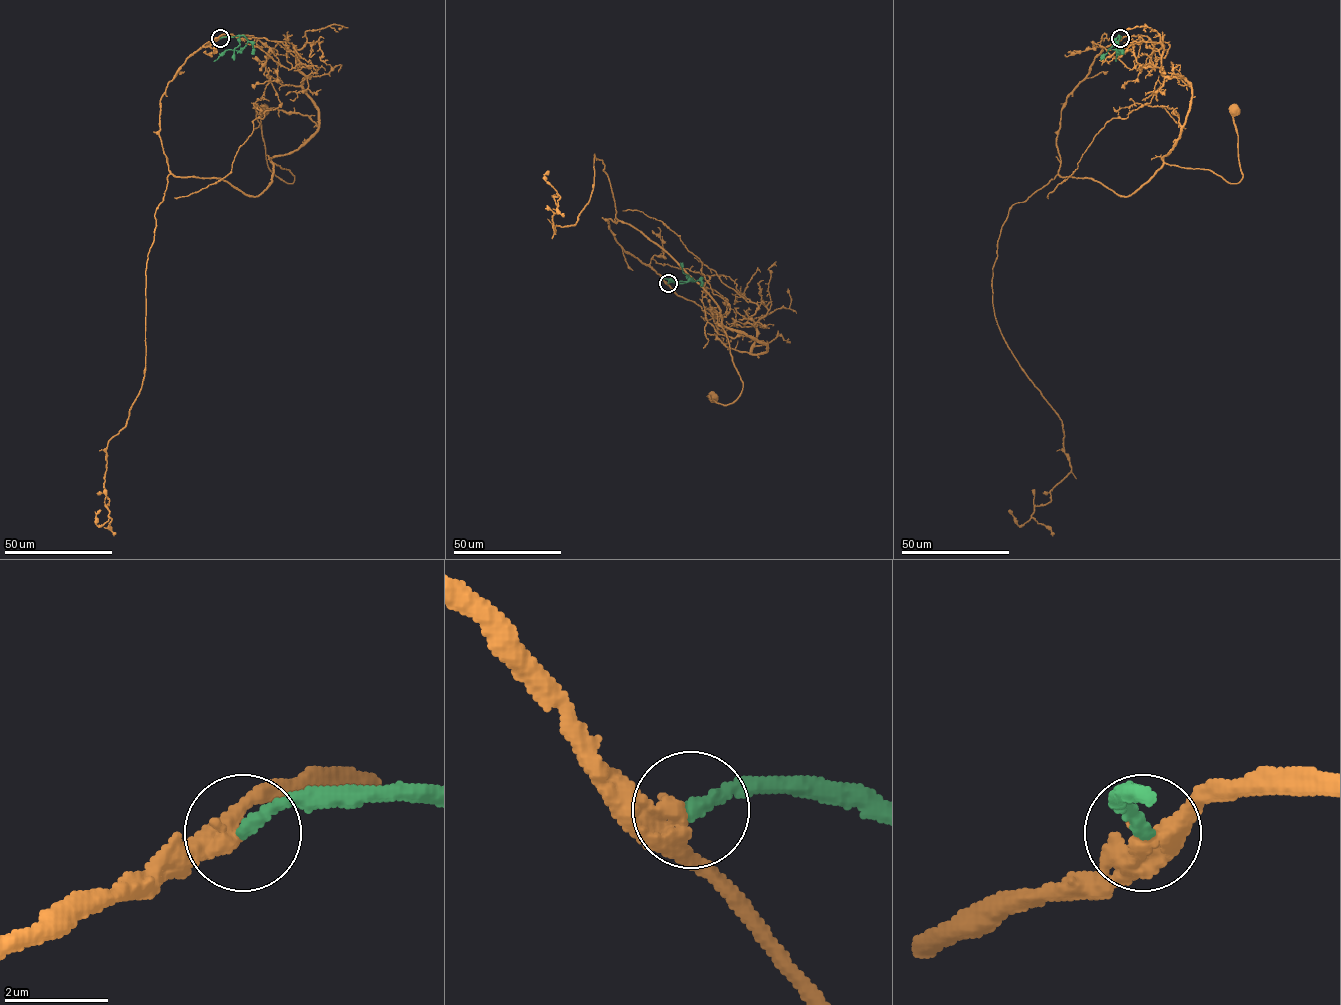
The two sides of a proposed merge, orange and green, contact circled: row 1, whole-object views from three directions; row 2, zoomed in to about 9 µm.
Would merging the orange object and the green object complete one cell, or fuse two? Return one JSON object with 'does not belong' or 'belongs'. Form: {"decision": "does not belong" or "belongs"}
{"decision": "belongs"}

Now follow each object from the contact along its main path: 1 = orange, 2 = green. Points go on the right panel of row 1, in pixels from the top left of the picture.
1: (1121, 38), (1095, 58), (1061, 111), (1061, 177), (1091, 178), (1127, 196), (1164, 163), (1237, 183), (1234, 110)
2: (1120, 38), (1118, 36), (1116, 61)

